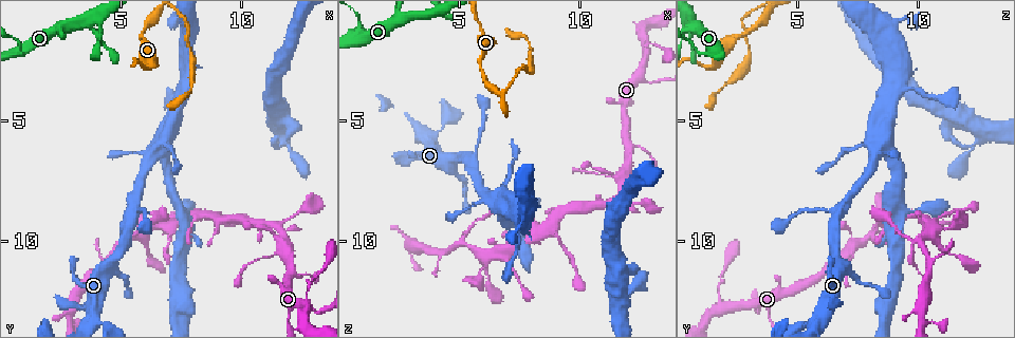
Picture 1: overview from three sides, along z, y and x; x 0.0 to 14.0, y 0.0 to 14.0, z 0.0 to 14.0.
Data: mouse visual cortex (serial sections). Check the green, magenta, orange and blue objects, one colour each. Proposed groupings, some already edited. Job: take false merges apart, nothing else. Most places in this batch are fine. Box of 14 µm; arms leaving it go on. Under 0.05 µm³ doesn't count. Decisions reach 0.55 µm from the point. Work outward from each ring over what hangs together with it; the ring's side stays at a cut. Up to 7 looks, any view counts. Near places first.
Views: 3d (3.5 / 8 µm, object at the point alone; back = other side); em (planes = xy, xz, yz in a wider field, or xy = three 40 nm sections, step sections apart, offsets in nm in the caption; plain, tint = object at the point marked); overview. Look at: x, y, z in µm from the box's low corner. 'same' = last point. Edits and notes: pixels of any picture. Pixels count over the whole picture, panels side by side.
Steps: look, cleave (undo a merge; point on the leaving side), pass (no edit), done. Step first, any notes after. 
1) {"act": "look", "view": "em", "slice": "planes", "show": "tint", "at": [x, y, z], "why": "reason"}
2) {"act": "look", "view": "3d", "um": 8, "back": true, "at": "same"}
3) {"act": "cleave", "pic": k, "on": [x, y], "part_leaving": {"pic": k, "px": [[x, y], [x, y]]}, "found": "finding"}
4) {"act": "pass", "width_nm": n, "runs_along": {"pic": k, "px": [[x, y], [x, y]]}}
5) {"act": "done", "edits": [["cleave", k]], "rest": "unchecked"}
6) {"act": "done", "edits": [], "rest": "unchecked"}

{"act": "look", "view": "3d", "um": 3.5, "at": [0.9, 2.3, 1.2], "why": "sharp bend"}

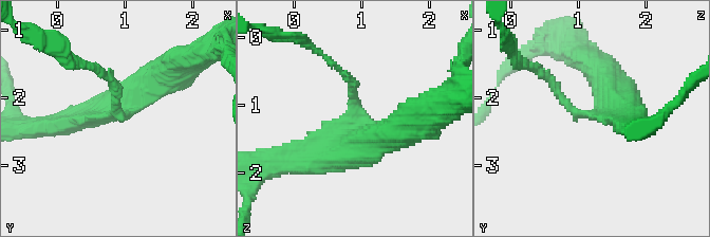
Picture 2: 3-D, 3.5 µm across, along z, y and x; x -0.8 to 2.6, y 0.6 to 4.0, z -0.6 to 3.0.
{"act": "look", "view": "em", "slice": "xy", "step": 5, "show": "tint", "at": [0.90, 2.25, 1.15], "arms": 3, "arm_widths_nm": [150, 350, 500], "why": "need the tissue"}

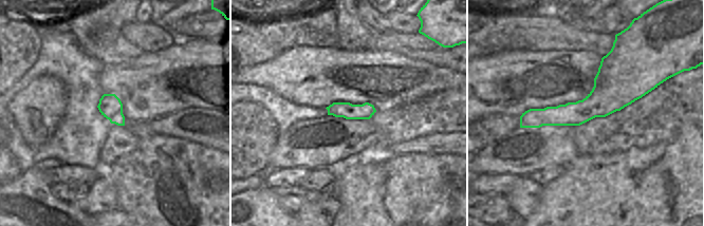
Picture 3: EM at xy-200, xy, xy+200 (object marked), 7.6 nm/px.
{"act": "pass", "runs_along": {"pic": 2, "px": [[169, 71], [117, 113], [100, 71]]}, "found": "all the same cell"}

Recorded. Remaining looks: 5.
{"act": "look", "view": "3d", "um": 8, "at": [7.8, 1.0, 2.7]}

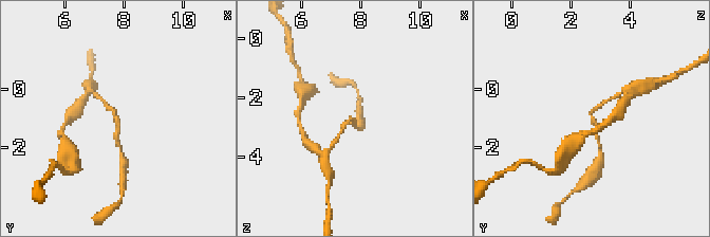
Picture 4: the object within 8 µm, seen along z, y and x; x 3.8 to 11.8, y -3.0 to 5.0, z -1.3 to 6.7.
{"act": "look", "view": "3d", "um": 3.5, "at": [7.8, 0.9, 2.7]}

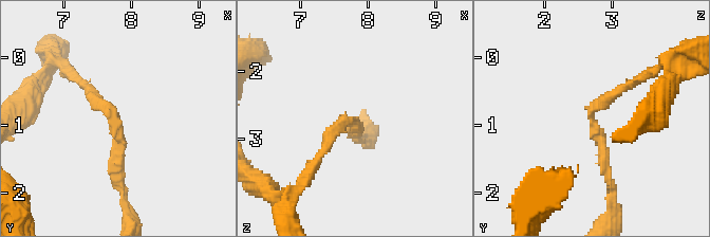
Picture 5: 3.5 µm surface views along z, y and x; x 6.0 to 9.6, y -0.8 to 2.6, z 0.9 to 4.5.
{"act": "look", "view": "em", "slice": "xy", "step": 1, "show": "tint", "at": [7.75, 0.95, 2.70], "arm_widths_nm": [150, 150]}

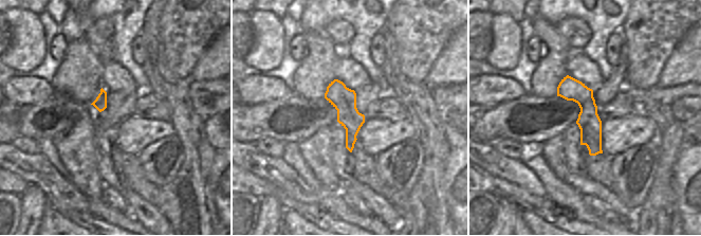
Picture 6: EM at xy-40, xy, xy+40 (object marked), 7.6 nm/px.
{"act": "pass", "runs_along": {"pic": 6, "px": [[566, 79], [587, 103], [598, 150]]}, "found": "all the same cell"}

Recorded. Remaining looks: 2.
{"act": "done", "edits": [], "rest": "unchecked"}

